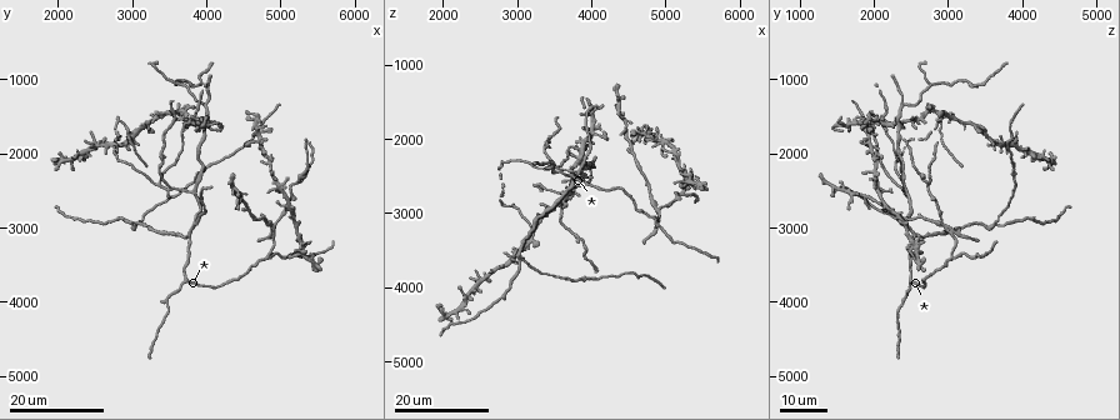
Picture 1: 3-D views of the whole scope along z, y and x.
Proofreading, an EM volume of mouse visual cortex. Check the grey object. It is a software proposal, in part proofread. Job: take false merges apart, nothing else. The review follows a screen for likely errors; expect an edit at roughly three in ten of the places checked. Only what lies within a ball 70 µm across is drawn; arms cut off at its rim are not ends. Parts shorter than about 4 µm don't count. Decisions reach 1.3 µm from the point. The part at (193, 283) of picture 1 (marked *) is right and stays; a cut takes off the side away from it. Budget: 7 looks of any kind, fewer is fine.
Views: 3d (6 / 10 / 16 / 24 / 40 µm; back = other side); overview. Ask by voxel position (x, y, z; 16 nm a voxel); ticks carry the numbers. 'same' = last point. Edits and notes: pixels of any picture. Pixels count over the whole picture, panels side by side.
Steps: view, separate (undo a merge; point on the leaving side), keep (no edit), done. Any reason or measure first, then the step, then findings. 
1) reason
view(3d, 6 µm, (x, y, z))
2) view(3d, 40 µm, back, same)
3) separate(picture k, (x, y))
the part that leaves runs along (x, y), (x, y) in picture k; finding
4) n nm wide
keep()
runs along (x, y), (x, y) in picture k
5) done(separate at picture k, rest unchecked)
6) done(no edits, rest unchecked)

four or more arms meet
view(3d, 24 µm, (3500, 2450, 2350))

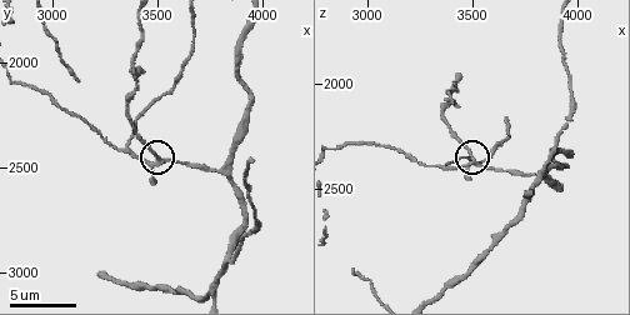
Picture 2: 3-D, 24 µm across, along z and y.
view(3d, 10 µm, (3500, 2470, 2370))

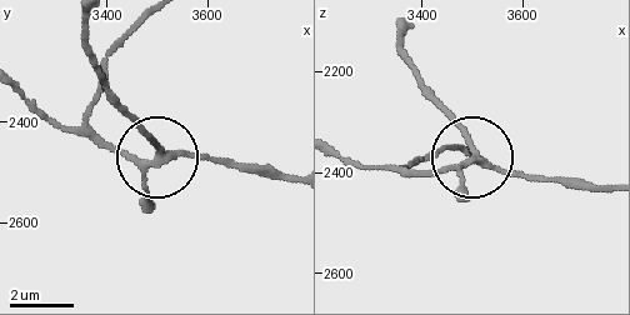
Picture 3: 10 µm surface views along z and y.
190 nm wide
keep()
runs along (609, 189), (488, 168), (418, 88) in picture 3; one neuron here

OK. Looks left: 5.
side arm on a straight run
view(3d, 6 µm, (3780, 2510, 2440))

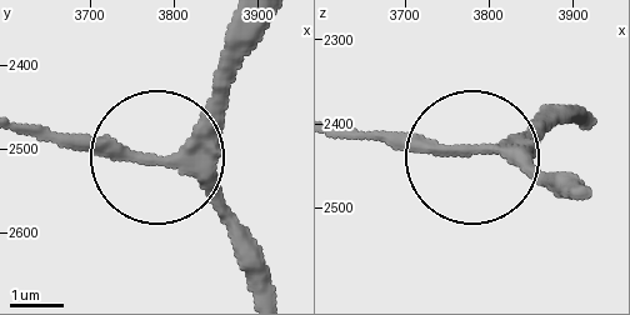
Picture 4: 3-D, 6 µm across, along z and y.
side arm 44 µm; 3 arms
keep()
continuous, no second neuron

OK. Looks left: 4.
three-way junction
view(3d, 10 µm, (3830, 2940, 2420))

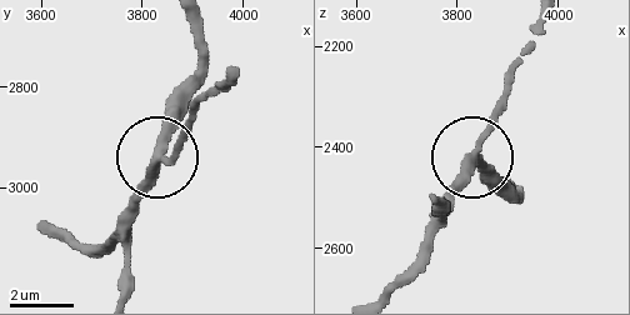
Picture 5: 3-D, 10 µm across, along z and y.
view(3d, 10 µm, back, (3830, 2940, 2410))

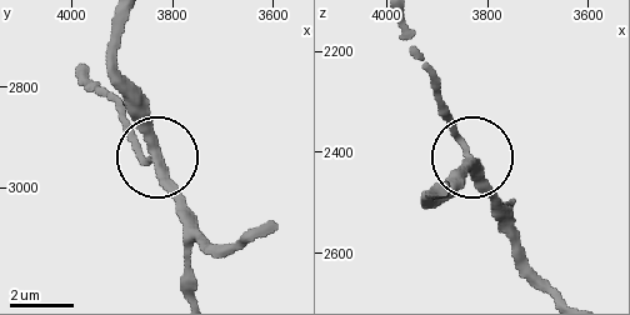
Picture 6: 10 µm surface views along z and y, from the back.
keep()
runs along (509, 201), (501, 218), (488, 178), (439, 99) in picture 6; one neuron here

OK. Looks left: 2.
done(no edits, rest unchecked)

